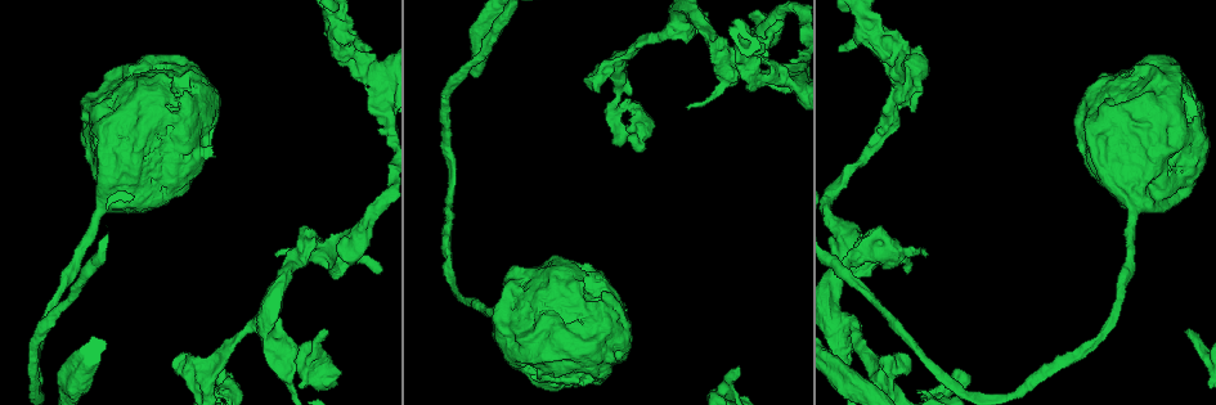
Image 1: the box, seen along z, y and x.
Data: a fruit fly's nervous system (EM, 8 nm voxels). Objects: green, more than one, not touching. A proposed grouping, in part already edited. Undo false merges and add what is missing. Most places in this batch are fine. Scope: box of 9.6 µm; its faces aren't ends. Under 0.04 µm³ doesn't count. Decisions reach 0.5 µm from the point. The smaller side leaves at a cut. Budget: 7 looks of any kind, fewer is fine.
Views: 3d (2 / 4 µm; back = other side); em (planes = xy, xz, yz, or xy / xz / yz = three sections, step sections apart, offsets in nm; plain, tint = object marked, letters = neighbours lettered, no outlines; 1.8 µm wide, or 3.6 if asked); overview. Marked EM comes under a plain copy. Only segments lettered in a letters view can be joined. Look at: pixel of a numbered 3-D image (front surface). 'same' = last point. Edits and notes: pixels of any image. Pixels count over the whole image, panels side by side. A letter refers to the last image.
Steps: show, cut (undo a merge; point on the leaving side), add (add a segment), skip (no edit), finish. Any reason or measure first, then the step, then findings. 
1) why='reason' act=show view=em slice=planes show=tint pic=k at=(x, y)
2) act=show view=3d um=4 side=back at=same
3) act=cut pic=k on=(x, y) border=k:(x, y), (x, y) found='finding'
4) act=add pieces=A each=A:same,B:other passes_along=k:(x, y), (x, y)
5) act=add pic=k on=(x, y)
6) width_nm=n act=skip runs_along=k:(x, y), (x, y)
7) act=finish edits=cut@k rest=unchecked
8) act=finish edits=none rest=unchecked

why='sharp bend' act=show view=3d um=4 pic=1 at=(690, 34)

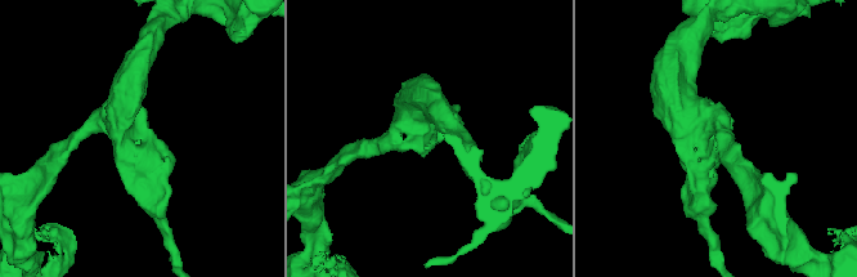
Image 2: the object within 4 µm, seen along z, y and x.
act=show view=em slice=planes show=letters pic=2 at=(716, 157)

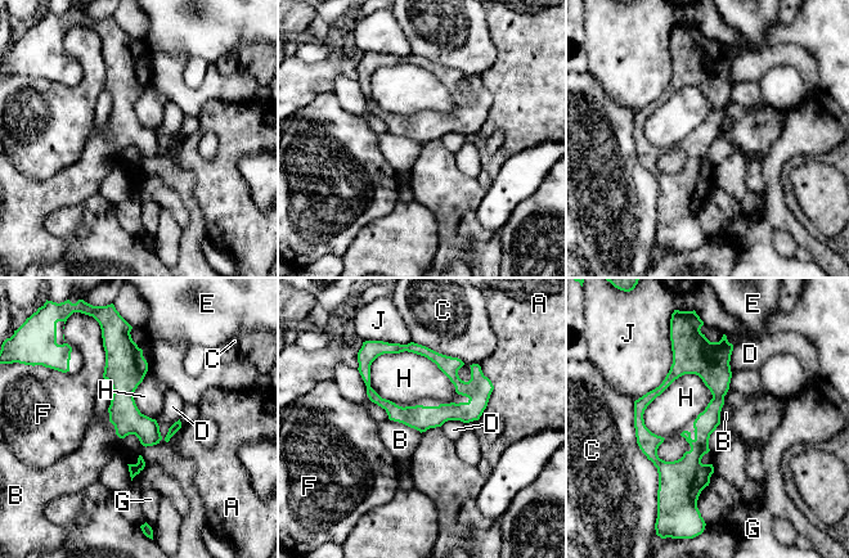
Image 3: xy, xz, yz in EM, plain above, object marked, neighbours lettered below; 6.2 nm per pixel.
longest_contact=C:600nm act=skip each=A:other,B:other,C:other,D:other,E:other,F:other,G:other,H:other,J:other runs_along=3:(704, 345), (717, 403), (691, 496) found='all the same neuron'

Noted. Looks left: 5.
why='thick turns thin' act=show view=3d um=2 pic=1 at=(636, 130)

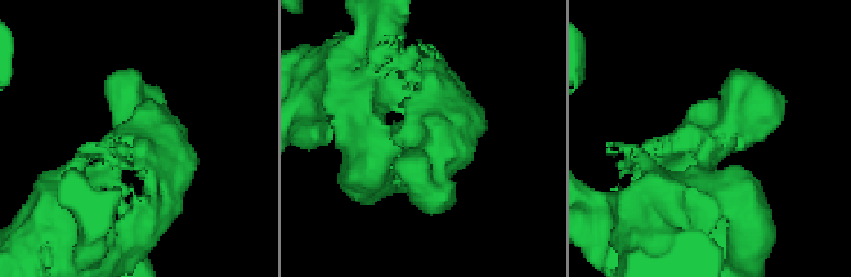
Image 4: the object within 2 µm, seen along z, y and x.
act=show view=em slice=planes show=tint pic=4 at=(143, 136)

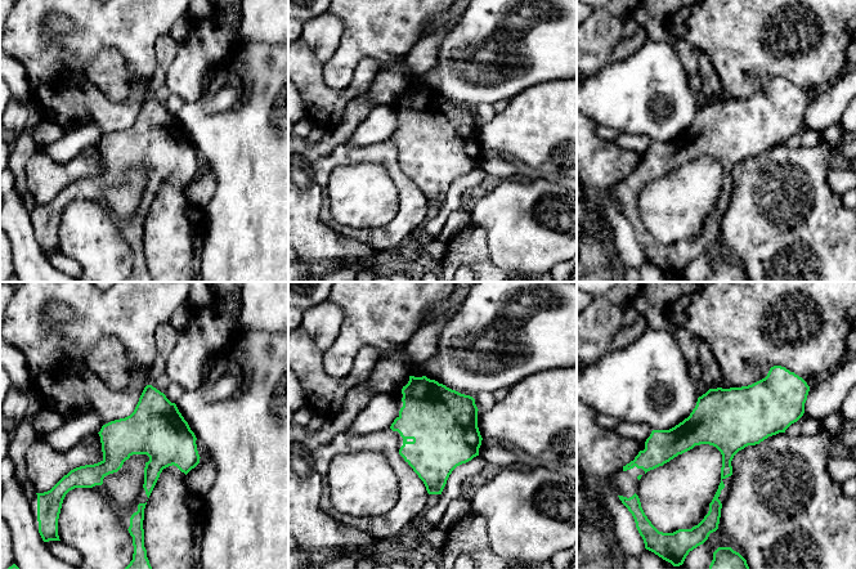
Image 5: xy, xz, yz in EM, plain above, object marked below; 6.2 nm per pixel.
act=show view=em slice=planes show=letters at=same

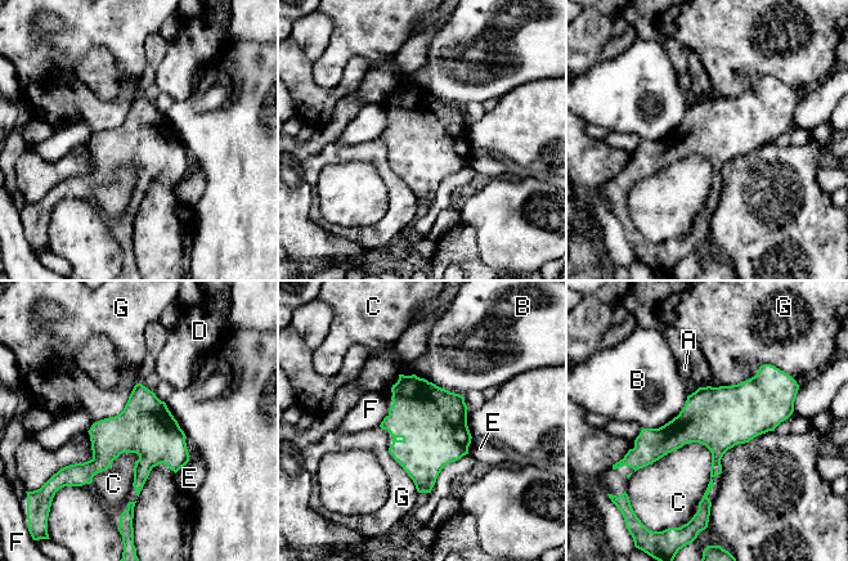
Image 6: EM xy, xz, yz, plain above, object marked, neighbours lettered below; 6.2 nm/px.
act=skip each=A:other,B:other,C:other,D:other,E:other,F:other,G:other border=6:(781, 369), (762, 364), (709, 386) found='one neuron here'

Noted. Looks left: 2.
why='an open end' act=show view=em slice=planes show=letters pic=1 at=(1186, 330)

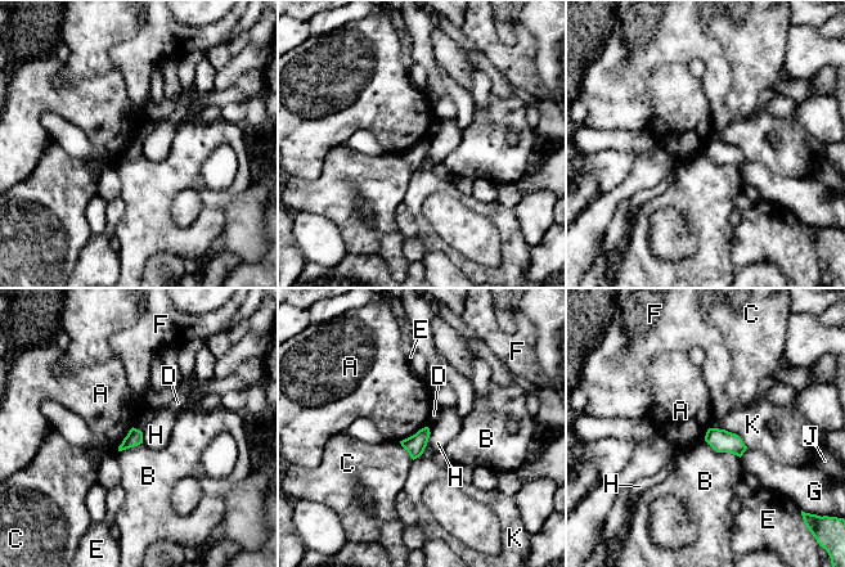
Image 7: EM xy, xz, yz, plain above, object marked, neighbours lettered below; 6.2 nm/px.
longest_contact=K:280nm act=skip each=A:other,B:other,C:other,D:other,E:other,F:other,G:other,H:other,J:other,K:other border=7:(710, 427), (735, 432), (747, 448) found='no lettered segment goes on from it'

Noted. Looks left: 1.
act=finish edits=none rest=unchecked

